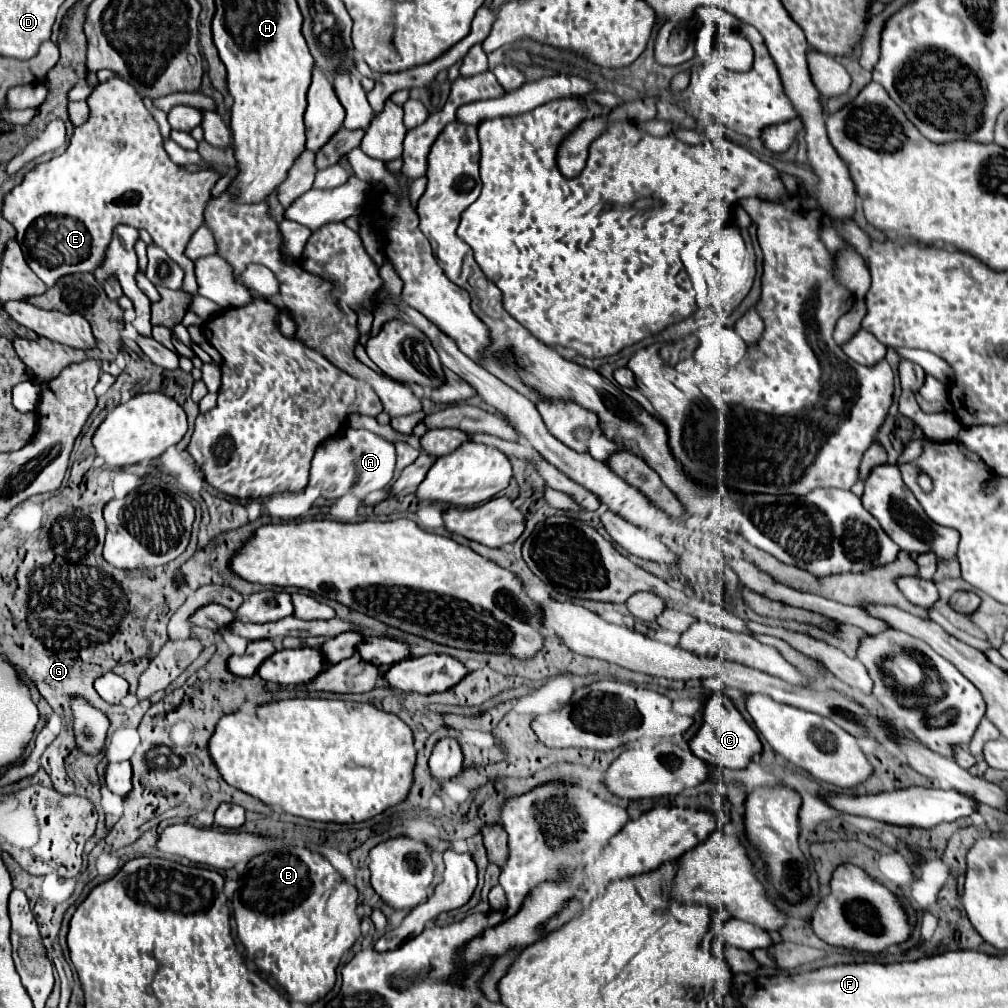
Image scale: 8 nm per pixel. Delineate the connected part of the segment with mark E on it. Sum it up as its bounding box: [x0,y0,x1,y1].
[1,78,219,296]

